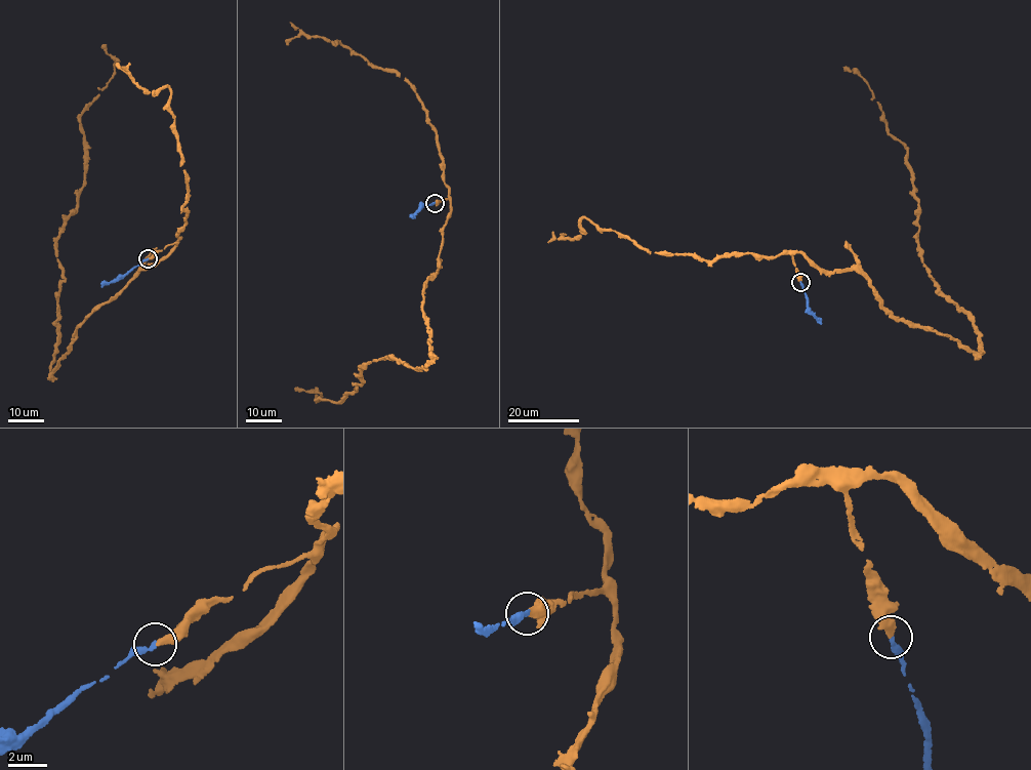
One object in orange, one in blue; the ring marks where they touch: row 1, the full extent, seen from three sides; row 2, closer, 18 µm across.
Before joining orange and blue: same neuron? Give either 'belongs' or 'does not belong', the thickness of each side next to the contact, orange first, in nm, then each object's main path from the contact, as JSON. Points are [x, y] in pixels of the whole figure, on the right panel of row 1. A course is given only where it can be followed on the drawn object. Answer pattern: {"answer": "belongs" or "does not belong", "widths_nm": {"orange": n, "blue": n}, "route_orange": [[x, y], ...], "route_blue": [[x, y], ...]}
{"answer": "belongs", "widths_nm": {"orange": 400, "blue": 280}, "route_orange": [[800, 282], [795, 252], [865, 273], [893, 316], [980, 351], [968, 313], [922, 262], [905, 144], [844, 68]], "route_blue": [[800, 282], [811, 312], [821, 323]]}

